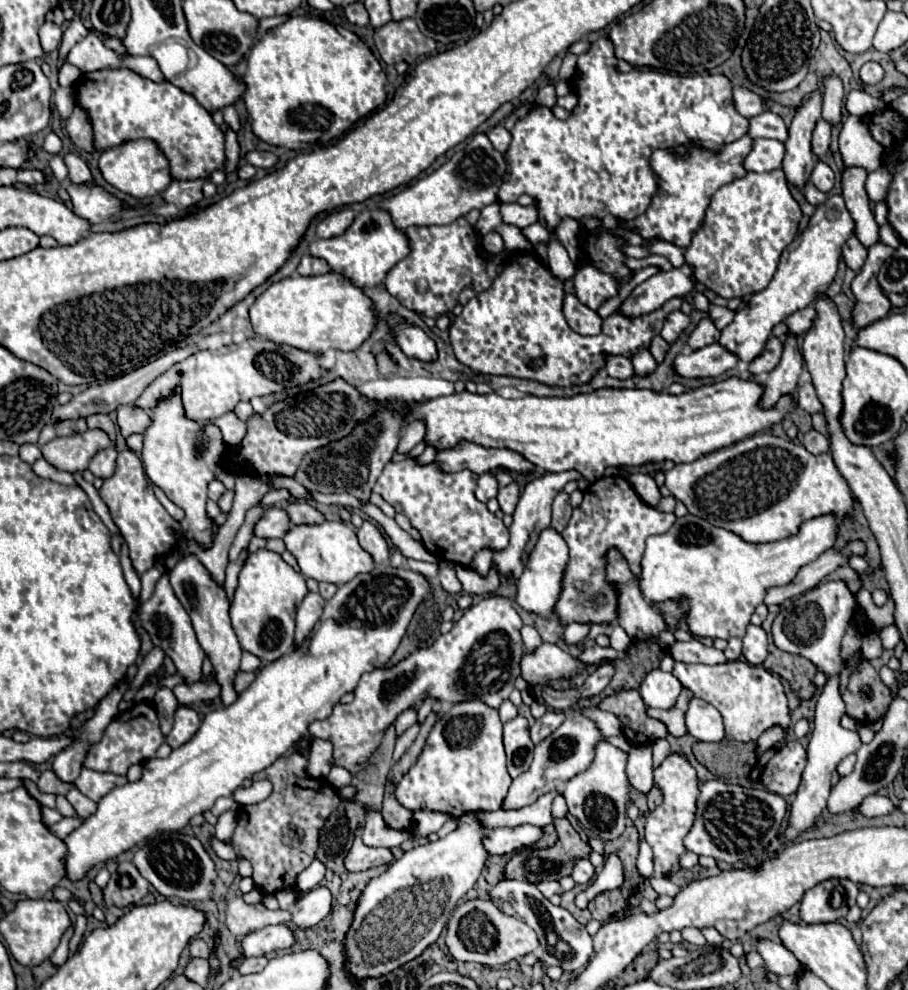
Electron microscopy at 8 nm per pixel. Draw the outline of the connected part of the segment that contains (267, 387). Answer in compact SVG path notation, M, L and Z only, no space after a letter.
M219 320L215 322L216 327L204 328L197 334L187 337L186 341L199 345L197 354L189 356L183 362L173 364L167 372L163 372L157 380L153 380L143 390L143 394L133 402L133 406L153 410L159 400L169 398L175 386L179 386L185 416L195 422L205 420L209 422L231 412L241 400L251 400L253 396L267 396L279 392L291 380L295 382L295 386L301 386L323 374L323 368L317 364L317 354L303 352L287 344L279 346L261 336L237 344L235 342L237 332L223 332L223 328L217 322Z

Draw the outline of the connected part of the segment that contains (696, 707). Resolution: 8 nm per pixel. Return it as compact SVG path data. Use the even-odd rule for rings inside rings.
M693 698L685 720L689 734L701 742L721 742L727 736L719 710L705 700Z

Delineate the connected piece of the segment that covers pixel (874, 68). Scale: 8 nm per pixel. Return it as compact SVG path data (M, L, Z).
M867 62L867 64L863 64L863 68L859 72L859 78L861 78L863 84L873 86L883 78L883 68L877 62Z

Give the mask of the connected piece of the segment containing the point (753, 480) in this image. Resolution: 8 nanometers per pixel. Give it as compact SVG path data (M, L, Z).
M769 432L755 434L729 448L701 456L691 464L677 464L673 470L665 472L665 476L667 476L665 486L679 502L687 506L689 514L699 516L711 522L713 526L725 528L741 536L745 542L753 542L753 544L789 538L797 534L799 524L805 520L811 520L821 514L837 514L839 518L843 518L851 514L853 508L851 490L845 478L835 468L831 454L813 456L801 444L795 444L789 438L779 438Z

